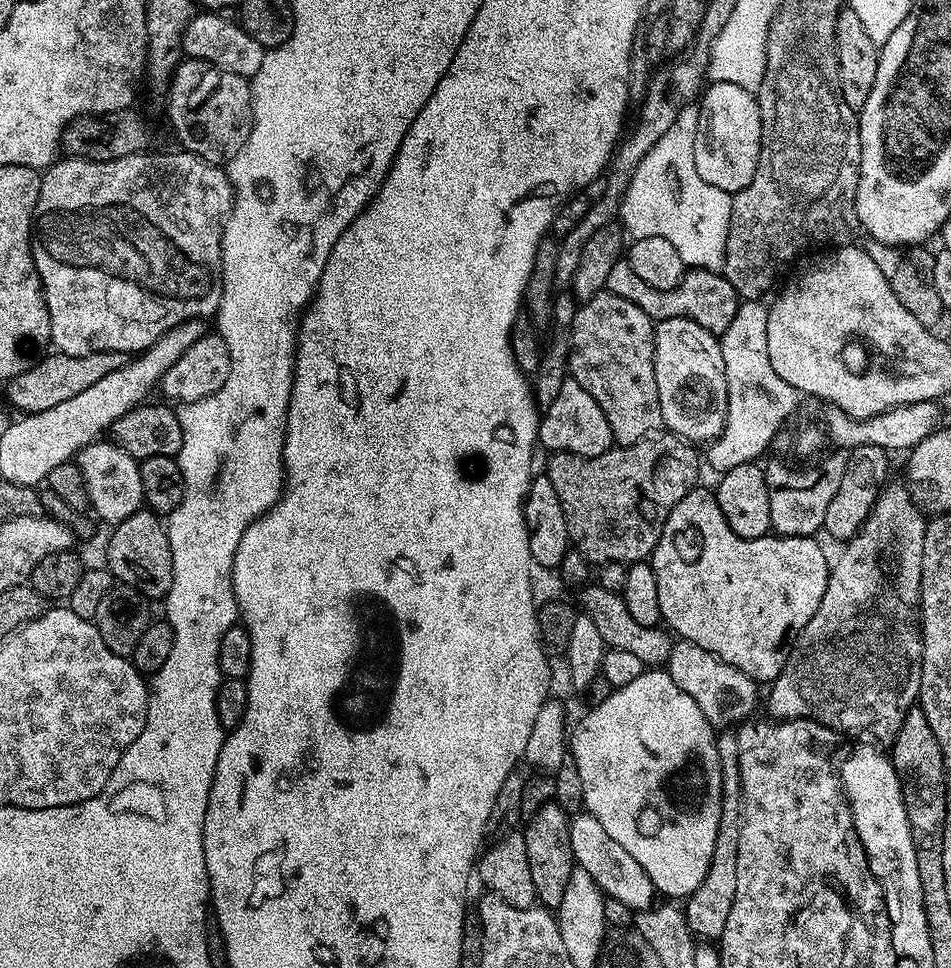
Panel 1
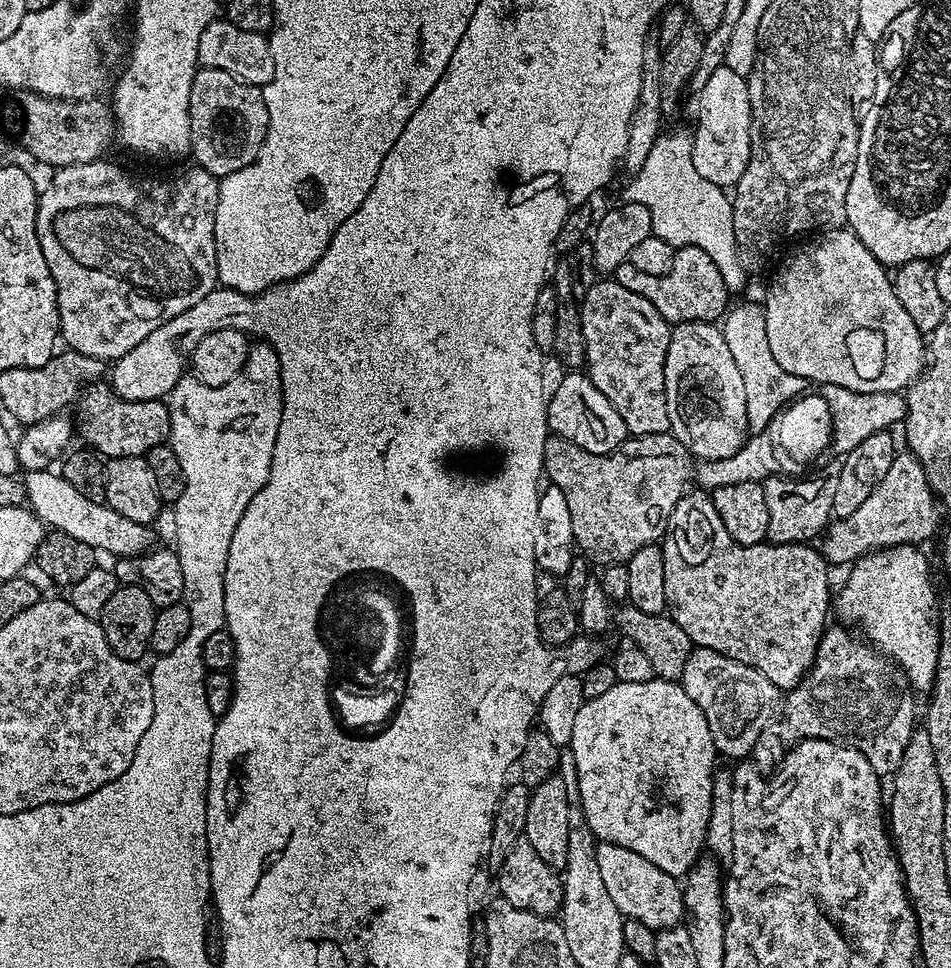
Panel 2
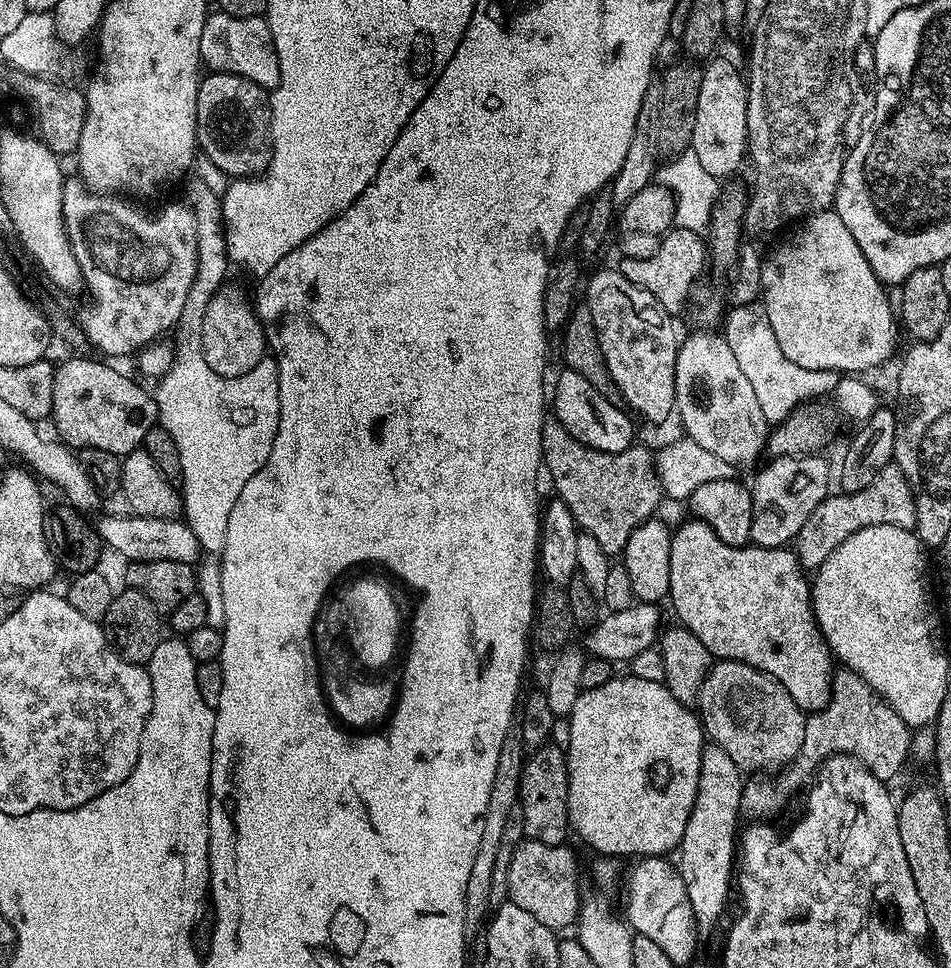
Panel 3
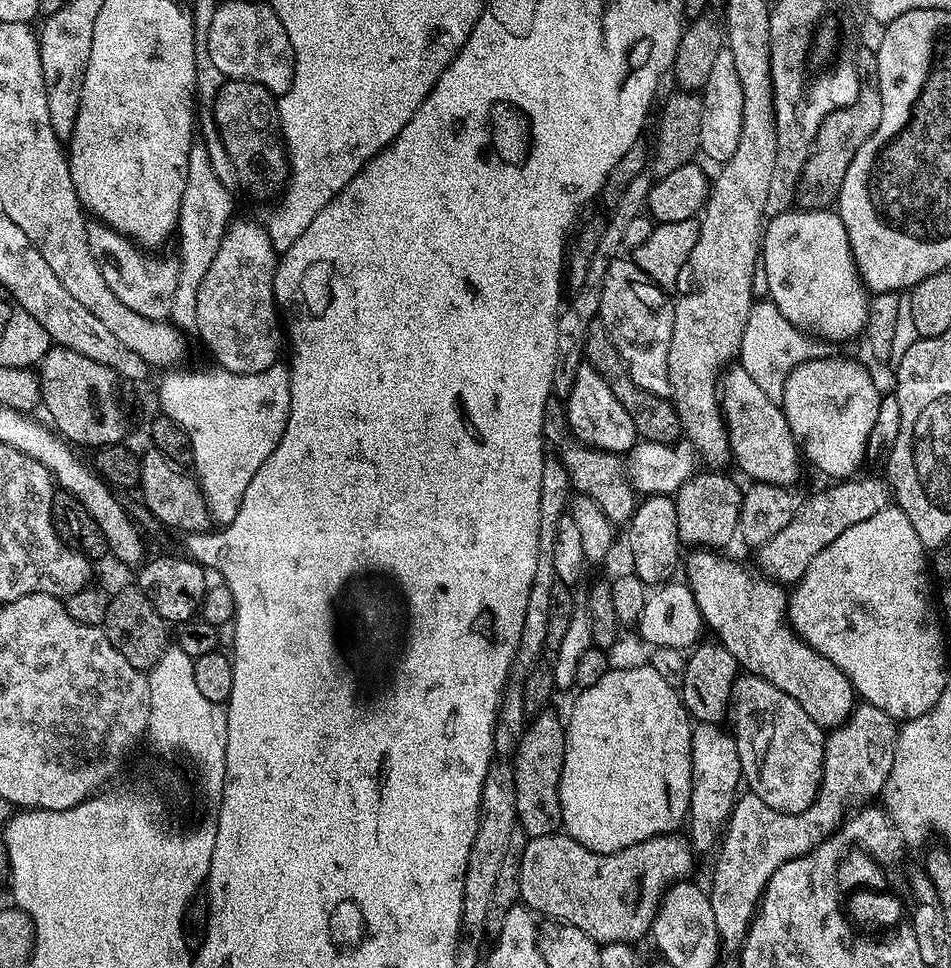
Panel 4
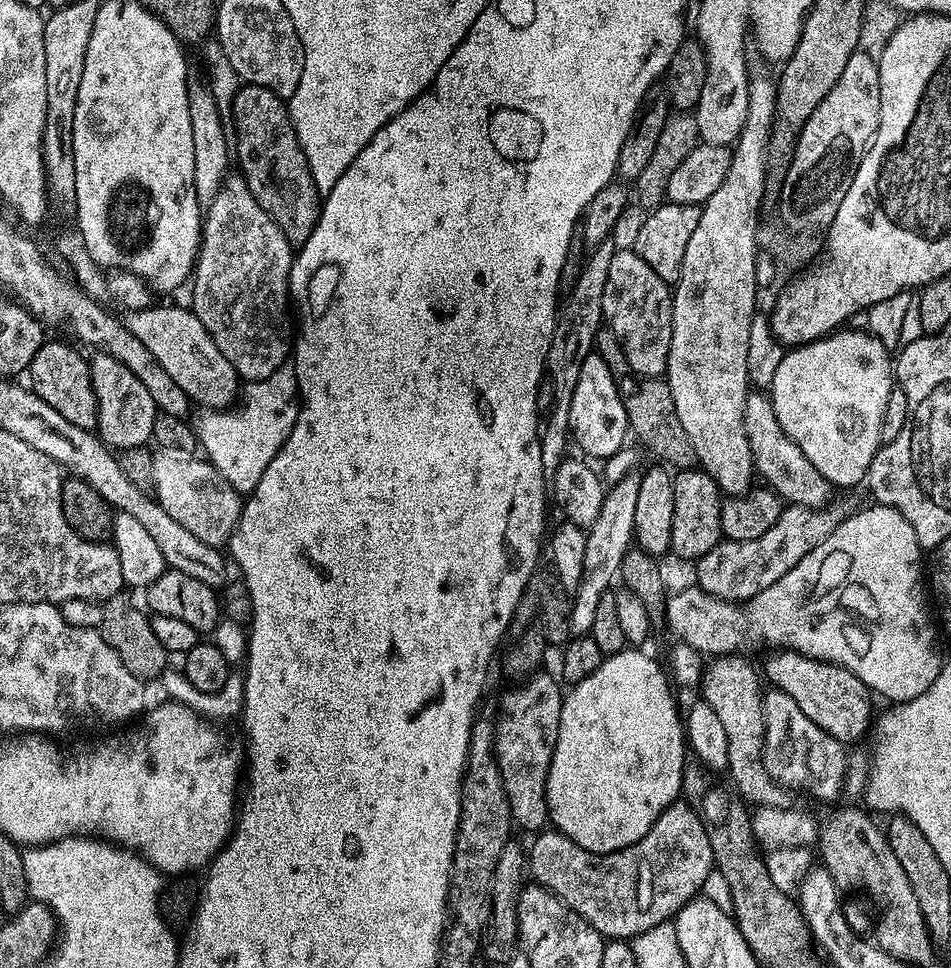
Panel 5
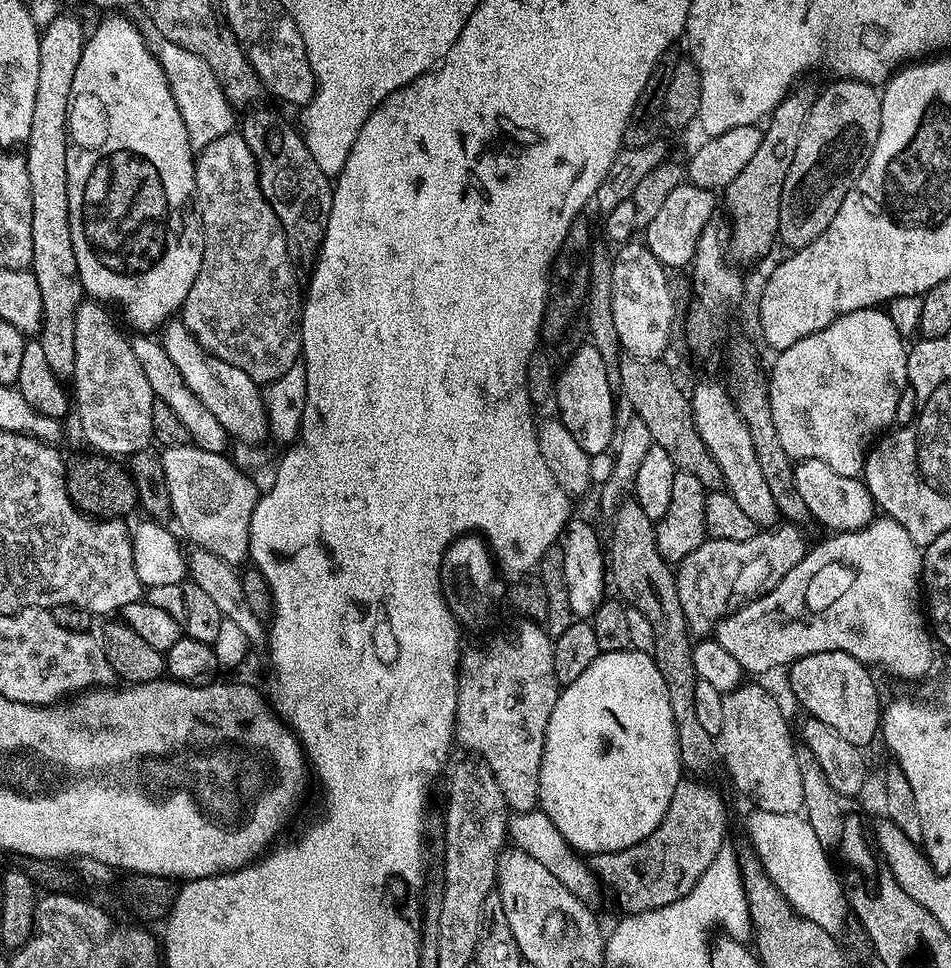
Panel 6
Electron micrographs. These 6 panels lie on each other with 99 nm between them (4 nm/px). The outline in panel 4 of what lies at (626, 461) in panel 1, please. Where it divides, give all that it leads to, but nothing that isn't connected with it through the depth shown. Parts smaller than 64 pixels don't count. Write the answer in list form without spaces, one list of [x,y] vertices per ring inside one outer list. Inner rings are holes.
[[[549,398],[544,411],[544,439],[552,444],[562,466],[566,468],[571,480],[571,487],[579,495],[589,496],[602,510],[608,521],[613,525],[623,525],[631,520],[638,503],[638,493],[628,480],[625,468],[625,457],[615,452],[603,452],[601,448],[589,448],[570,435],[570,429],[565,420],[566,408],[559,399]]]

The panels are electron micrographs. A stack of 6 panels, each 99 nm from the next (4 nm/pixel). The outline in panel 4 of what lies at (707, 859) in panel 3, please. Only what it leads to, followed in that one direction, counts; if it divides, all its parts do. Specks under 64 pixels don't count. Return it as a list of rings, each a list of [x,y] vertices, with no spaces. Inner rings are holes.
[[[704,721],[697,723],[691,734],[691,806],[688,819],[688,838],[697,853],[717,845],[738,798],[742,779],[737,742],[731,733],[721,725]]]

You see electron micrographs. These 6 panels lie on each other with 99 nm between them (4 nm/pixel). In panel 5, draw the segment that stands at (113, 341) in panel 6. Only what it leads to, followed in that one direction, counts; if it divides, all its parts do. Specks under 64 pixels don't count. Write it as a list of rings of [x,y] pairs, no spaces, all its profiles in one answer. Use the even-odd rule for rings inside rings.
[[[96,354],[88,360],[90,382],[96,399],[96,427],[101,440],[113,450],[142,448],[152,439],[157,406],[150,393],[118,358],[107,354]]]

